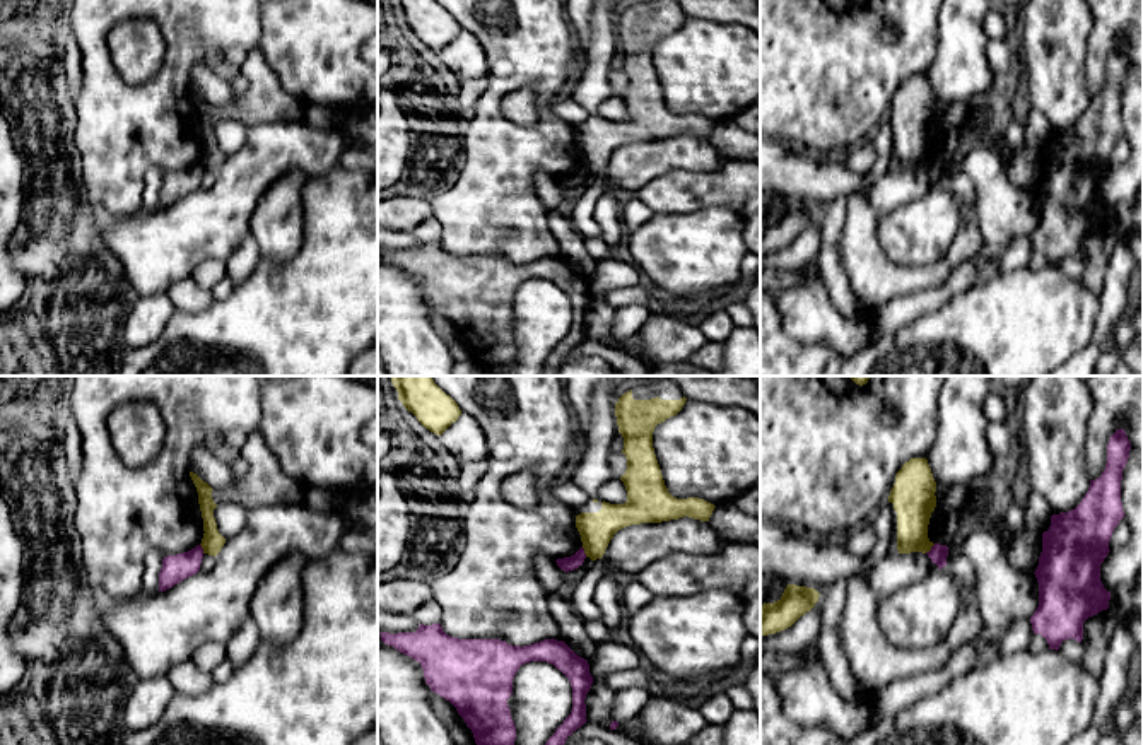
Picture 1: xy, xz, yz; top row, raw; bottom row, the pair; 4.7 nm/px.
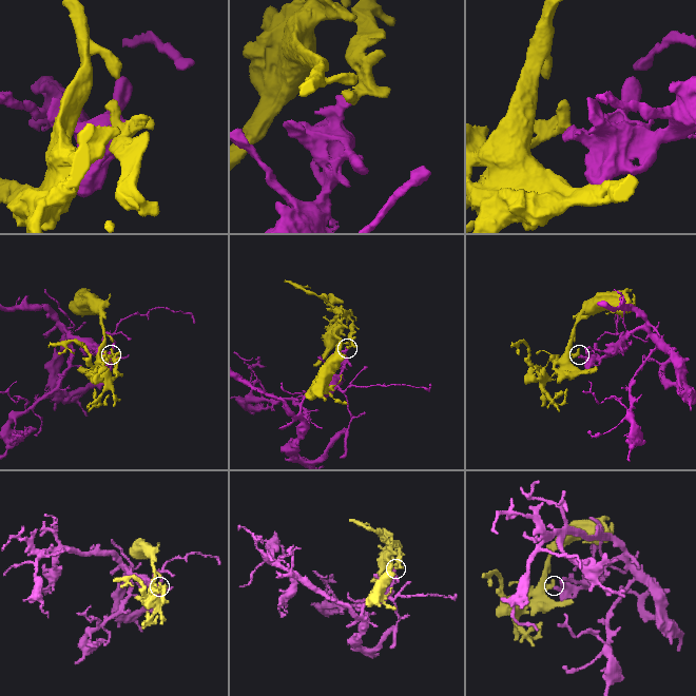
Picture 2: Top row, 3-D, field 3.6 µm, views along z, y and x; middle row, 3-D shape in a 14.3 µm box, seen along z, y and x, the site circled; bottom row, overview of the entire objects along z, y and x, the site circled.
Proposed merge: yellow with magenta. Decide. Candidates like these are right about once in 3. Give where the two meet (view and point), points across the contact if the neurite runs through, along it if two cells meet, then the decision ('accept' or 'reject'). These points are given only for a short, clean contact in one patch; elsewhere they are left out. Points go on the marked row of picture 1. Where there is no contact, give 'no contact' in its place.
meets yellow in yz at (930, 549); border along yz (935, 544), (925, 552); reject

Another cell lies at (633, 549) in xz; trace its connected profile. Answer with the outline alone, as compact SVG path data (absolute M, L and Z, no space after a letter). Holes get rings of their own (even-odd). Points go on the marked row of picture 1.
M683 516L618 530L603 559L612 569L637 576L653 562L671 554L714 555L721 548L723 540L707 521Z

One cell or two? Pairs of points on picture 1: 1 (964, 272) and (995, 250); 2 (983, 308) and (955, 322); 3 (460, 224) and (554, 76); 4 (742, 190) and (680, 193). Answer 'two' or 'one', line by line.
1: one
2: one
3: one
4: one

